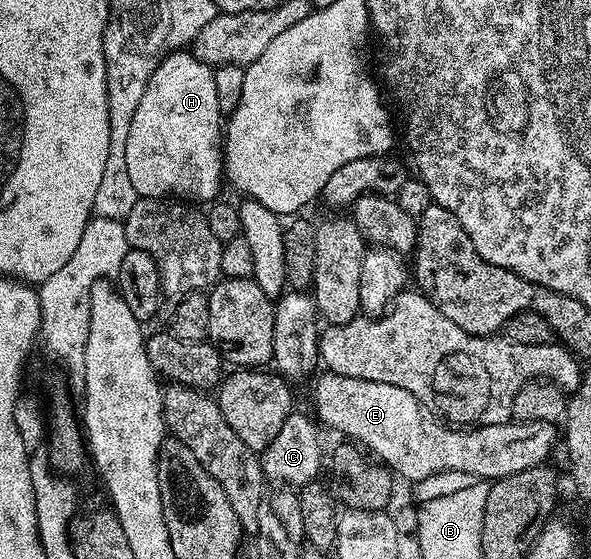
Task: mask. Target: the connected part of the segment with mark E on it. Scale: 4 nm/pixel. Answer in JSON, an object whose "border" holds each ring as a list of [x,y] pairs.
{"border":[[[329,369],[323,372],[323,375],[314,383],[315,412],[313,411],[313,414],[317,422],[327,423],[332,430],[343,431],[348,438],[363,443],[374,454],[371,456],[389,468],[399,480],[417,481],[437,471],[472,473],[475,480],[503,479],[529,467],[543,466],[549,460],[552,449],[560,443],[559,428],[548,421],[532,421],[531,423],[511,421],[500,425],[471,426],[469,430],[459,429],[435,417],[419,399],[412,393],[408,393],[408,389],[400,389],[400,385],[384,385],[380,381],[344,377]]]}

